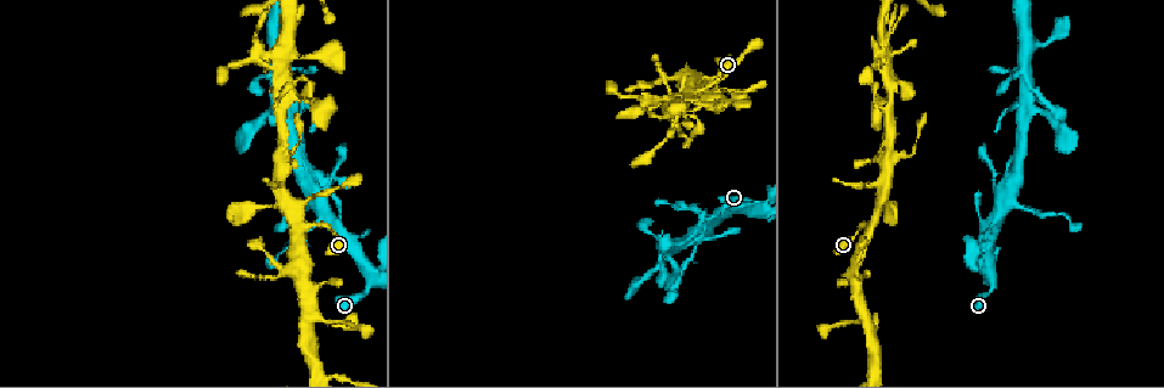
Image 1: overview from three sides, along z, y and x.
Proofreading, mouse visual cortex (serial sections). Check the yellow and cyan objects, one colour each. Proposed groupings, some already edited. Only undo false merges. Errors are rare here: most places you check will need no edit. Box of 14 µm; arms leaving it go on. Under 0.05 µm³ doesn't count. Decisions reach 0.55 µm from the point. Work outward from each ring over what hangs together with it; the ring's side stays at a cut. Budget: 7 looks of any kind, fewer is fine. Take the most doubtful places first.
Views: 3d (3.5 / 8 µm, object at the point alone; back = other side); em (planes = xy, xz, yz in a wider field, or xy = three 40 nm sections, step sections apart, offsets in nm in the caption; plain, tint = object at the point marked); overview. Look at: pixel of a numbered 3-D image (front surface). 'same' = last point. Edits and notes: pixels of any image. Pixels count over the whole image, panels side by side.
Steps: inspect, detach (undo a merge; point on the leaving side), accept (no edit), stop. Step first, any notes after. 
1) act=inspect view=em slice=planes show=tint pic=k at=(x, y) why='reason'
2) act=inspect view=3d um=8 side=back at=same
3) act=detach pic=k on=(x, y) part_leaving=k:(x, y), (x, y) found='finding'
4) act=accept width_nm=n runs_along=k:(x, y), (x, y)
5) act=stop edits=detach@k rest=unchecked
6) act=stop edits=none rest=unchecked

act=inspect view=3d um=3.5 pic=1 at=(1027, 209) why='thin neck'

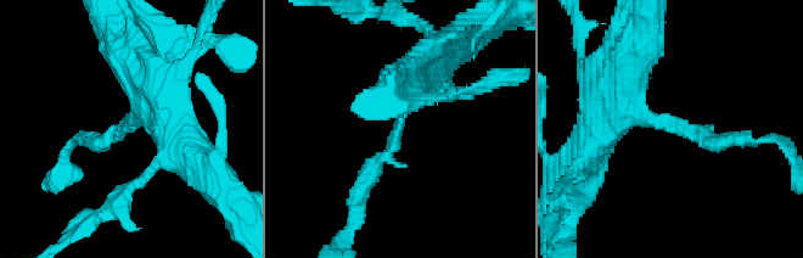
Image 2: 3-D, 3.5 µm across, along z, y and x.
act=inspect view=em slice=xy step=2 show=tint pic=2 at=(398, 124) why='now the EM'

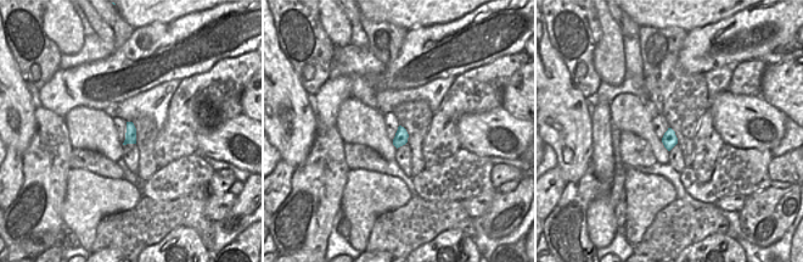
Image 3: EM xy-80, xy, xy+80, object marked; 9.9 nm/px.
act=accept runs_along=2:(433, 69), (363, 184) found='one cell here'

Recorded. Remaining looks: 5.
act=inspect view=3d um=3.5 pic=1 at=(690, 89) why='abrupt turn'

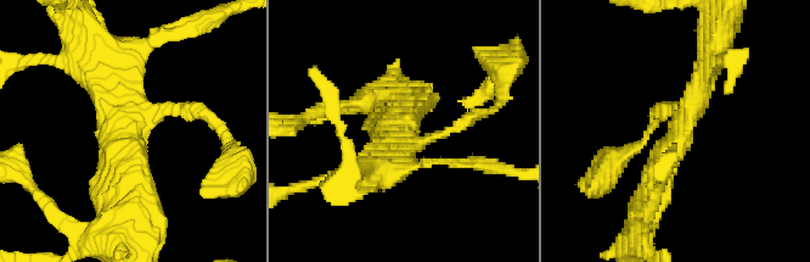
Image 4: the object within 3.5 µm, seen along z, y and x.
act=accept arm_widths_nm=150,300,350 runs_along=4:(209, 118), (131, 115), (105, 55) found='one cell here'

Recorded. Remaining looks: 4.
act=inspect view=3d um=3.5 pic=1 at=(889, 83) why='sharp bend'

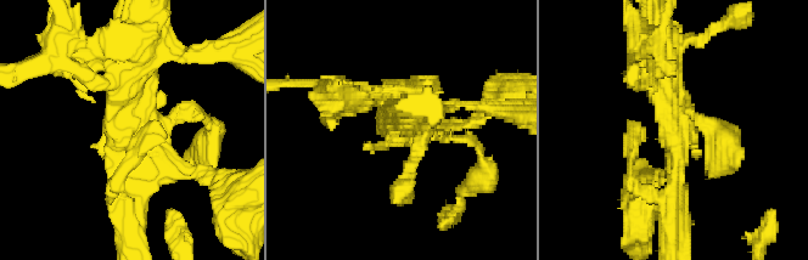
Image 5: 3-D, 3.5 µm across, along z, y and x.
act=inspect view=em slice=xy step=1 show=tint pic=5 at=(676, 123) why='shape alone is not enough'

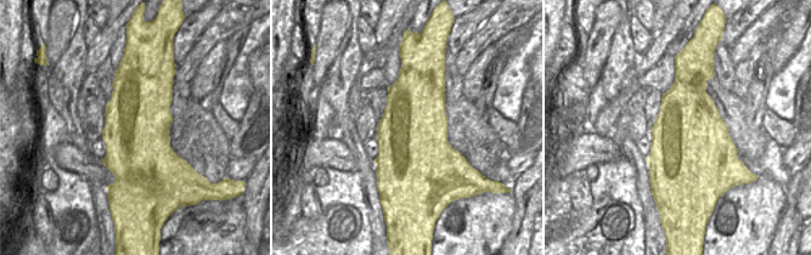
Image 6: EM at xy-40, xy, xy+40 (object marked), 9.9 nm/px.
act=inspect view=em slice=xy step=2 show=tint at=same why='another direction'

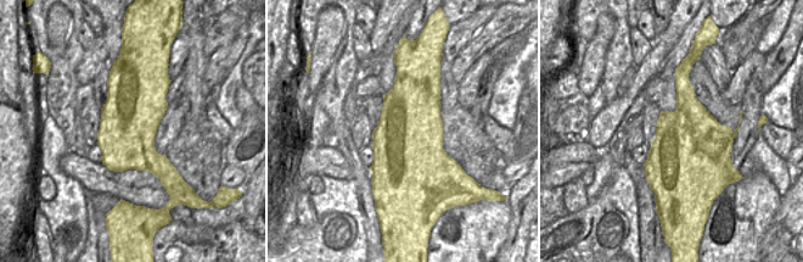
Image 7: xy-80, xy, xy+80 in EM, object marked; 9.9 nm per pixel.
act=accept width_nm=700 runs_along=5:(674, 204), (674, 100), (652, 47) found='one cell here'

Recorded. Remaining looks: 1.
act=stop edits=none rest=unchecked

